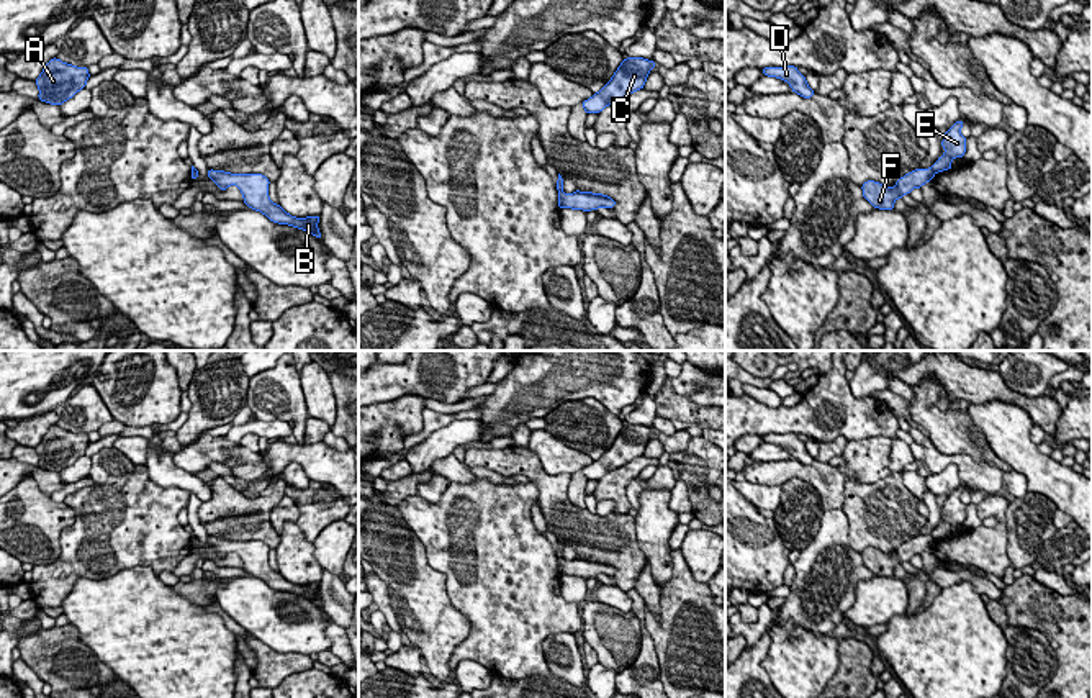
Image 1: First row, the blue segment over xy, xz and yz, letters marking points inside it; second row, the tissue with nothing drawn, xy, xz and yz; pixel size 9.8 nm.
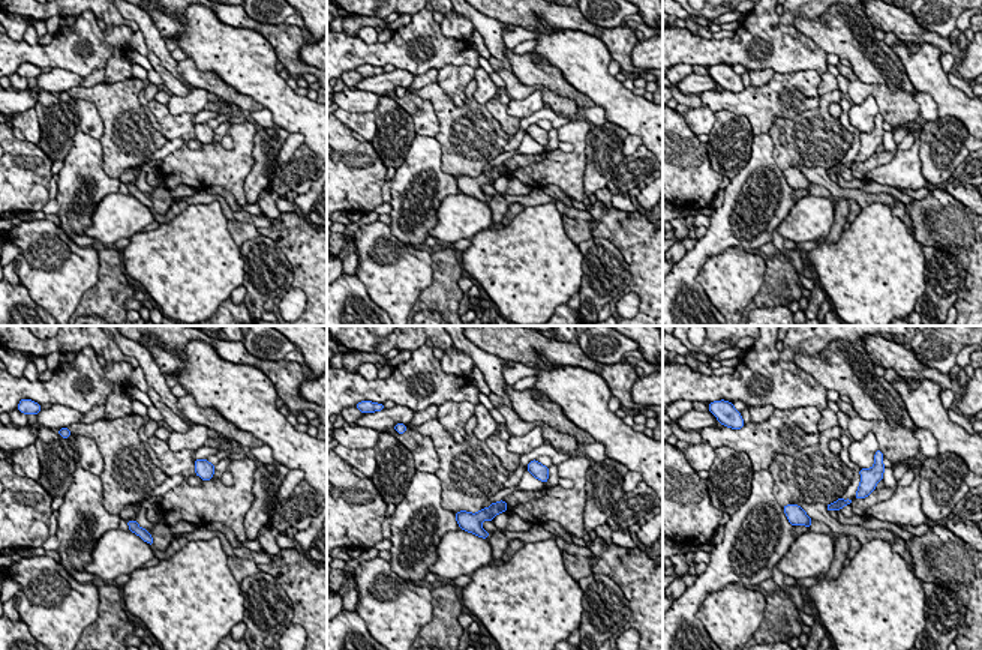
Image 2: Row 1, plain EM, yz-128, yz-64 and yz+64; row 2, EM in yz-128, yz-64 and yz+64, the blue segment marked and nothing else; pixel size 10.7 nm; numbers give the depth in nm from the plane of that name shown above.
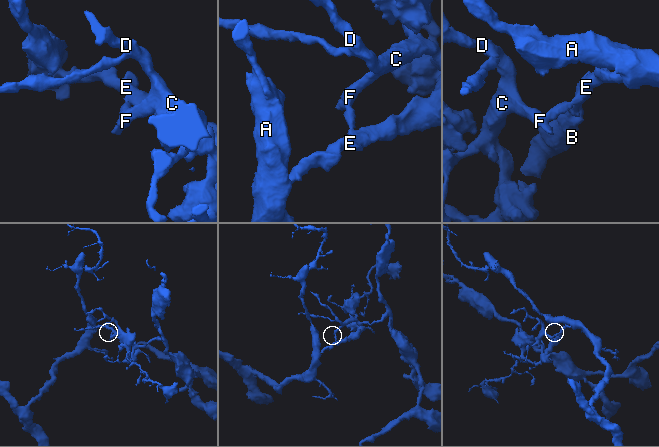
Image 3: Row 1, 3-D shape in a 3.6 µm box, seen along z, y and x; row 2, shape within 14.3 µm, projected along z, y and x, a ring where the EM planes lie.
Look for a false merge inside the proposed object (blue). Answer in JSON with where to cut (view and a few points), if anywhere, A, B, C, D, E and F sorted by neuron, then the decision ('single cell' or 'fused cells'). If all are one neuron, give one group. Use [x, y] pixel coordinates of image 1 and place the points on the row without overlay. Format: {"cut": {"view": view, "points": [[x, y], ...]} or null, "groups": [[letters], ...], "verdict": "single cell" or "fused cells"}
{"cut": {"view": "yz", "points": [[930, 534], [935, 538]]}, "groups": [["A", "B", "E"], ["C", "D", "F"]], "verdict": "fused cells"}

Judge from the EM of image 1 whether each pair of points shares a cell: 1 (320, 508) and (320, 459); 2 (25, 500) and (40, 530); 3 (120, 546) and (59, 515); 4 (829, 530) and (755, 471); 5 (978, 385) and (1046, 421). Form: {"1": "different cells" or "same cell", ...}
{"1": "different cells", "2": "same cell", "3": "different cells", "4": "different cells", "5": "same cell"}

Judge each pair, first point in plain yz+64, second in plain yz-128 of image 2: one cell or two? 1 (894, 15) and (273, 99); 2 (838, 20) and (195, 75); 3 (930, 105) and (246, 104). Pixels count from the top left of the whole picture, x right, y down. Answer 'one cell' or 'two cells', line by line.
1: two cells
2: one cell
3: two cells

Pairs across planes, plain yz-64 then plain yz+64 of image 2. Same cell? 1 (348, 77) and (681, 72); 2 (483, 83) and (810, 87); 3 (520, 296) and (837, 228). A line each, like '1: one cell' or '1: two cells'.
1: one cell
2: two cells
3: two cells

